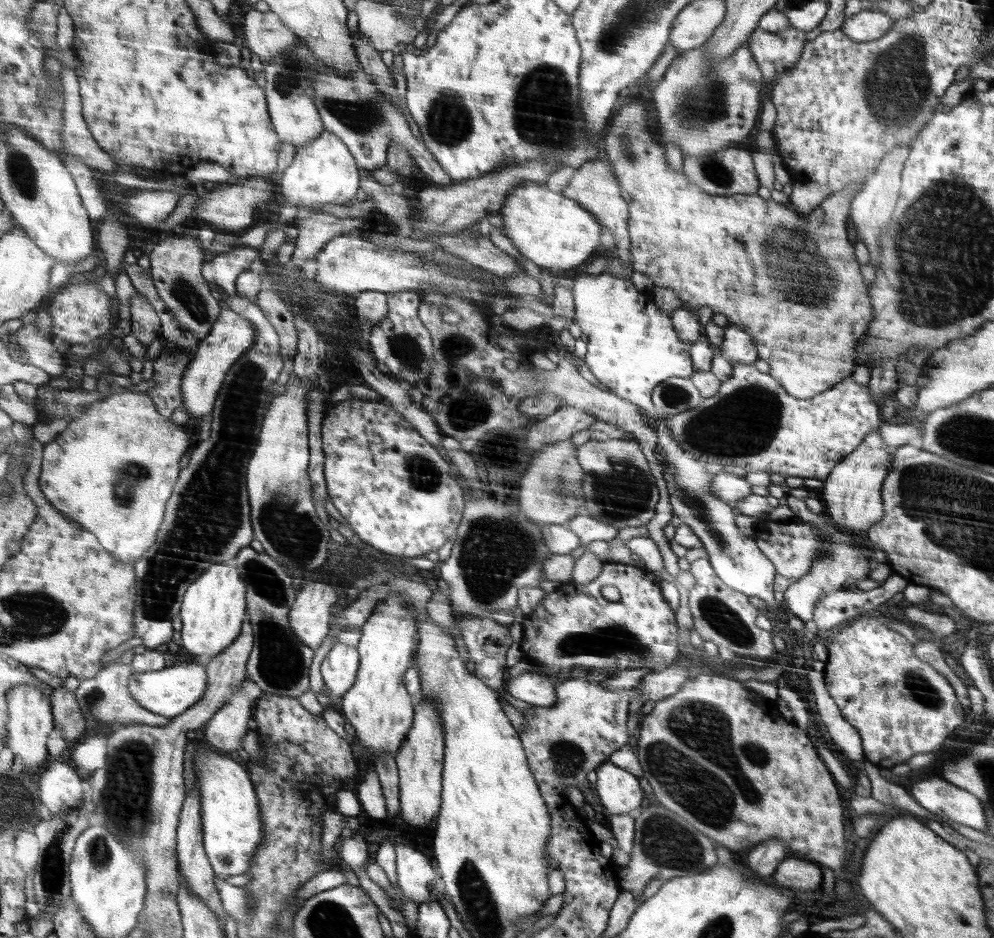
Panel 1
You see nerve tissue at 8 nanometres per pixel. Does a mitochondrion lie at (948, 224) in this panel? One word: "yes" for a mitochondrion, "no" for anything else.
yes

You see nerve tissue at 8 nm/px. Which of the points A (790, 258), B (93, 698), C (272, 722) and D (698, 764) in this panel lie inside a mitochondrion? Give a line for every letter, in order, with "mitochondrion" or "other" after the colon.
A: mitochondrion
B: mitochondrion
C: other
D: mitochondrion

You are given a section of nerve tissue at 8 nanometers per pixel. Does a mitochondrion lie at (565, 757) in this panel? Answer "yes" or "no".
yes

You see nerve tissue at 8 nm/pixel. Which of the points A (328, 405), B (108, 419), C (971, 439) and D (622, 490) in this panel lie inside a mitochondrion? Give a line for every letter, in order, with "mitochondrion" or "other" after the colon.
A: other
B: other
C: mitochondrion
D: mitochondrion

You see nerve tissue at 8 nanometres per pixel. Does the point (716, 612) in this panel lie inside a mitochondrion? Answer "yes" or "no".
yes

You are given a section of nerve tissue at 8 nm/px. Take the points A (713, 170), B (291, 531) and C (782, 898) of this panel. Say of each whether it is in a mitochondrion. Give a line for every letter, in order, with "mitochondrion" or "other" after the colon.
A: mitochondrion
B: mitochondrion
C: other

